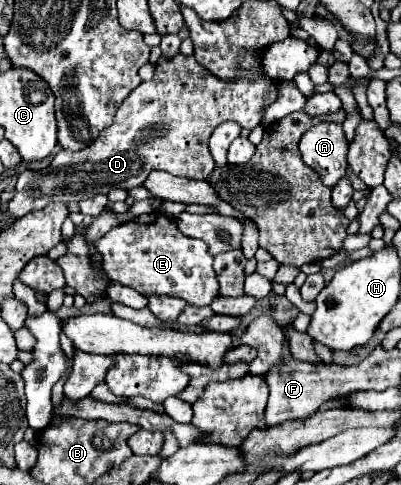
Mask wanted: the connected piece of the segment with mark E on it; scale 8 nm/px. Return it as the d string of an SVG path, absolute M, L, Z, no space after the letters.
M159 211L133 217L131 221L111 229L97 241L95 249L103 257L103 269L109 279L131 287L141 295L171 295L195 307L207 307L213 303L213 297L217 297L219 285L207 245L185 237L173 219Z

